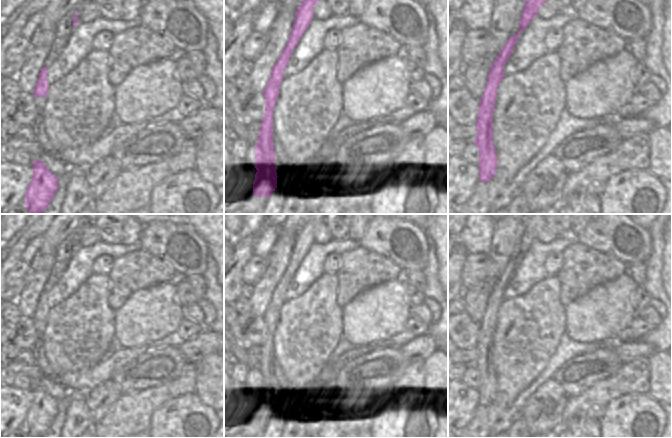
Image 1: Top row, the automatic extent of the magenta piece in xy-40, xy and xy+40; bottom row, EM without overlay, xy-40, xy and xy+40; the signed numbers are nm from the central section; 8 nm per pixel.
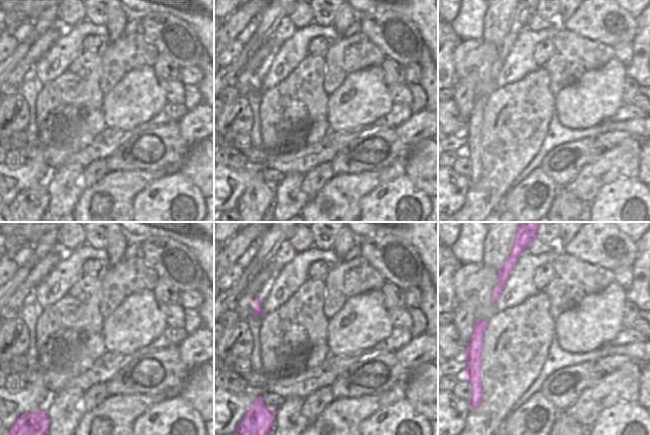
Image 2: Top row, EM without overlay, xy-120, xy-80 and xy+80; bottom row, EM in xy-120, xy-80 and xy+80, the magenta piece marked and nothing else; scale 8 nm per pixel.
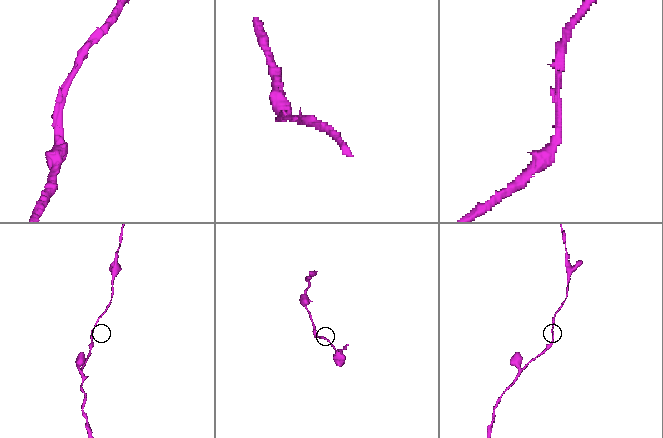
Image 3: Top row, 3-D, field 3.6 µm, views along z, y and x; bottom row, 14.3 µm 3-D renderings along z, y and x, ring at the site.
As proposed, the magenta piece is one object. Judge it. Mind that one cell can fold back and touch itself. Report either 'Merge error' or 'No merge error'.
No merge error.

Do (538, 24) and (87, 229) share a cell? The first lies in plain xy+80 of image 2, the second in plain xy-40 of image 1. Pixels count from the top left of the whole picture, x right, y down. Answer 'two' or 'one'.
one

